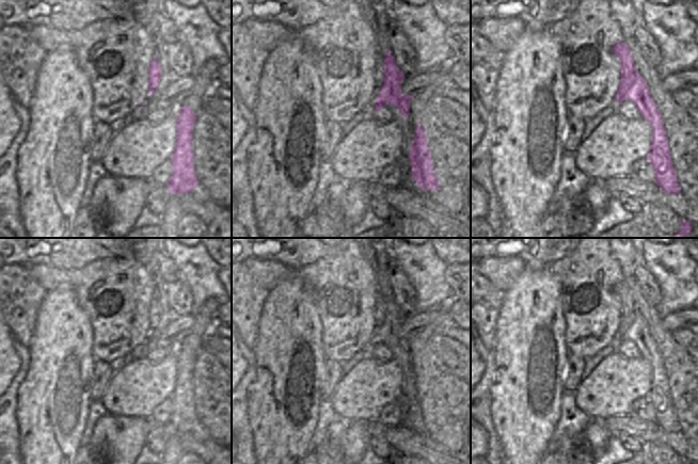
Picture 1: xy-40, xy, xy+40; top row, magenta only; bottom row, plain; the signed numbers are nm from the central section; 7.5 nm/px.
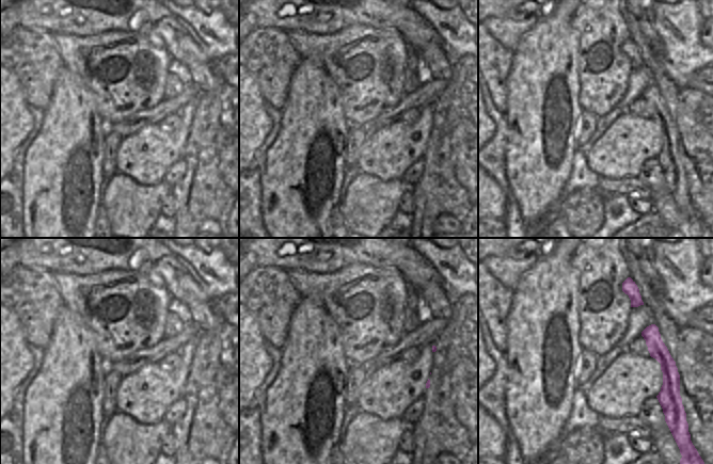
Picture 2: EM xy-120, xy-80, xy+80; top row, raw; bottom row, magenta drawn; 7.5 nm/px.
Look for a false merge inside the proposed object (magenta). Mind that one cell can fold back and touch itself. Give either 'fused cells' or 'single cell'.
single cell

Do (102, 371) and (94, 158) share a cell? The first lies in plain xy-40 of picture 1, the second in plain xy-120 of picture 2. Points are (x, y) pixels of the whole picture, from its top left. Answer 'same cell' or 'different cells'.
different cells

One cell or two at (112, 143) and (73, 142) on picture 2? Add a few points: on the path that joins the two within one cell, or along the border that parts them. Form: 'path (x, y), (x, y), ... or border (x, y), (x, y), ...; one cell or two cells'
border (108, 132), (104, 142), (104, 161), (100, 168); two cells

